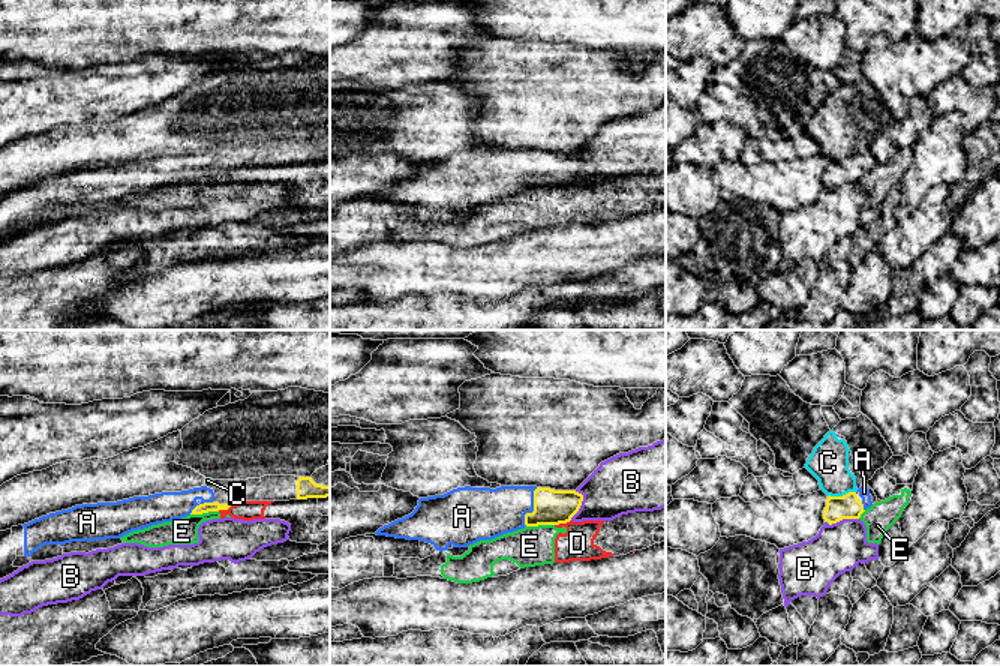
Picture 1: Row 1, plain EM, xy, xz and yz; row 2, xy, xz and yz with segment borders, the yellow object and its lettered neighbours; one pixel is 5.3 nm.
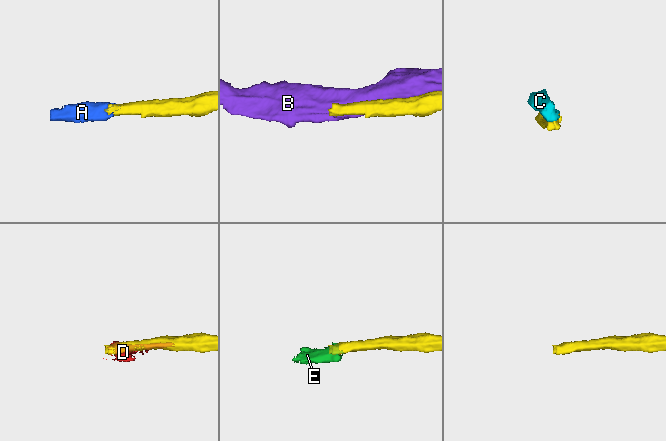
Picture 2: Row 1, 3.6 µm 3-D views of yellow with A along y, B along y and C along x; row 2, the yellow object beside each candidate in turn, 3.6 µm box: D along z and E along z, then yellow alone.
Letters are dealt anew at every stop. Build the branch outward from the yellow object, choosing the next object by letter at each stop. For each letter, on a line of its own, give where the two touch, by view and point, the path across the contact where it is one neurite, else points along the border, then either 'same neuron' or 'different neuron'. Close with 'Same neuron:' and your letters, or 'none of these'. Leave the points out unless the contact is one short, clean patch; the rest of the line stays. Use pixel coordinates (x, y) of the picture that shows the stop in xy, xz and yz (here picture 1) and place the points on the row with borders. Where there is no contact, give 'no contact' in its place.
A: xz (534, 509) | across xz (550, 507), (534, 509), (504, 509), (488, 513) | same neuron
B: xz (580, 504) | different neuron
C: yz (843, 495) | different neuron
D: xz (562, 522) | different neuron
E: xy (204, 512) | along xy (218, 510), (191, 515) | different neuron
Same neuron: A

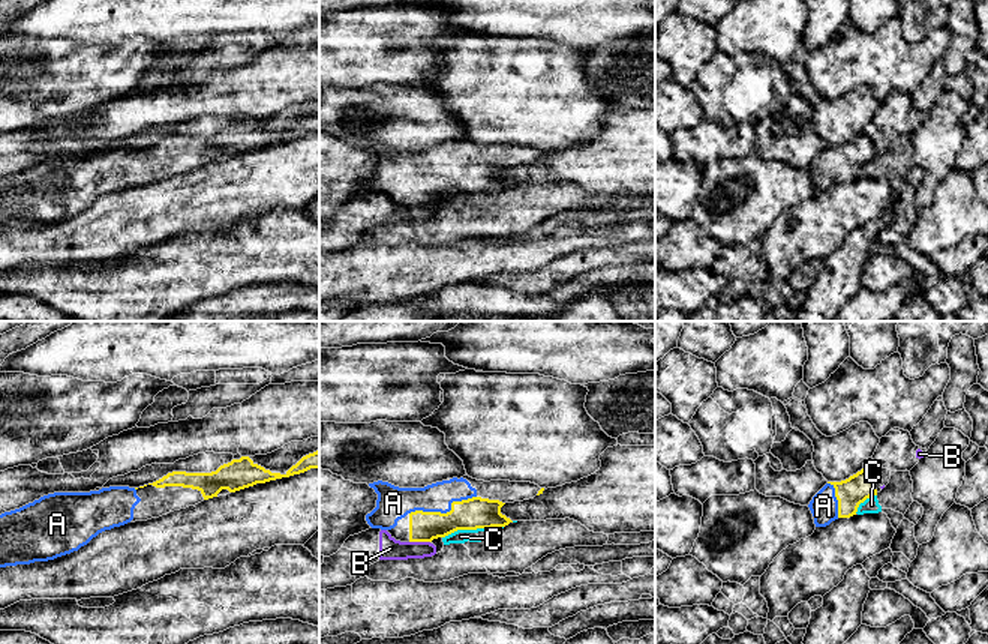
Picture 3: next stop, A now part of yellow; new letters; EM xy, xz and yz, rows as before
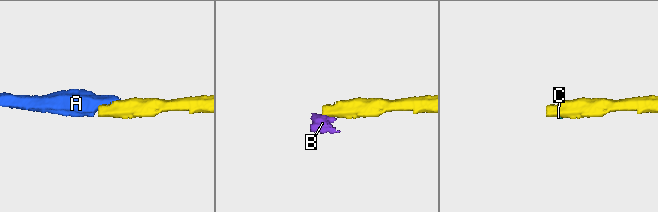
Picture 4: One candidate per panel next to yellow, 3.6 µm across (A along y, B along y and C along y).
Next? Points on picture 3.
A: xz (444, 514) | across xz (476, 512), (444, 514), (419, 502), (399, 502) | same neuron
B: xz (420, 541) | along xz (410, 541), (429, 542) | different neuron
C: xz (473, 529) | along xz (502, 526), (458, 529), (443, 538) | different neuron
Same neuron: A

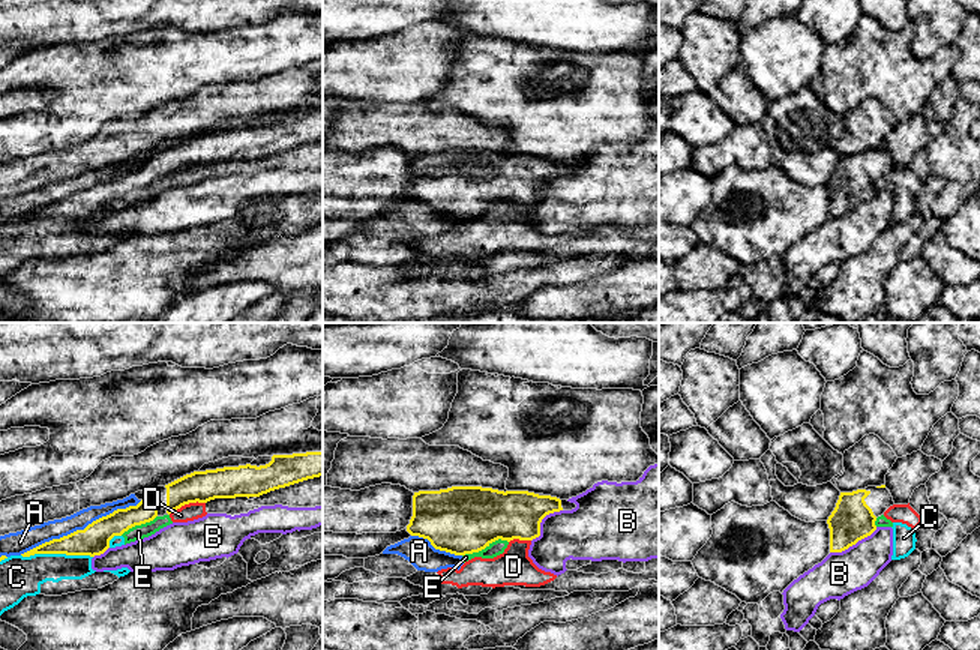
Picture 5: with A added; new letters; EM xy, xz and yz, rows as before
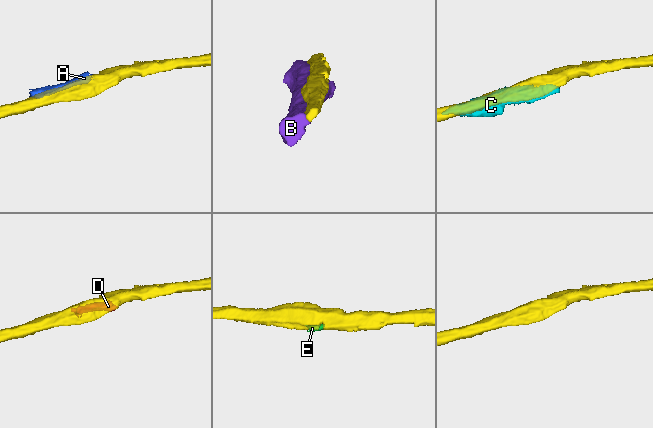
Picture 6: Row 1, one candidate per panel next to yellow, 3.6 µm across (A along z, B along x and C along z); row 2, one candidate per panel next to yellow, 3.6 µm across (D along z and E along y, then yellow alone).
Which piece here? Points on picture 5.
A: xy (80, 530) | different neuron
B: yz (853, 544) | different neuron
C: xy (57, 553) | different neuron
D: xy (186, 503) | along xy (204, 502), (189, 502), (168, 514) | different neuron
E: xz (485, 547) | along xz (508, 541), (497, 539), (477, 551), (462, 556) | different neuron
Same neuron: none of these

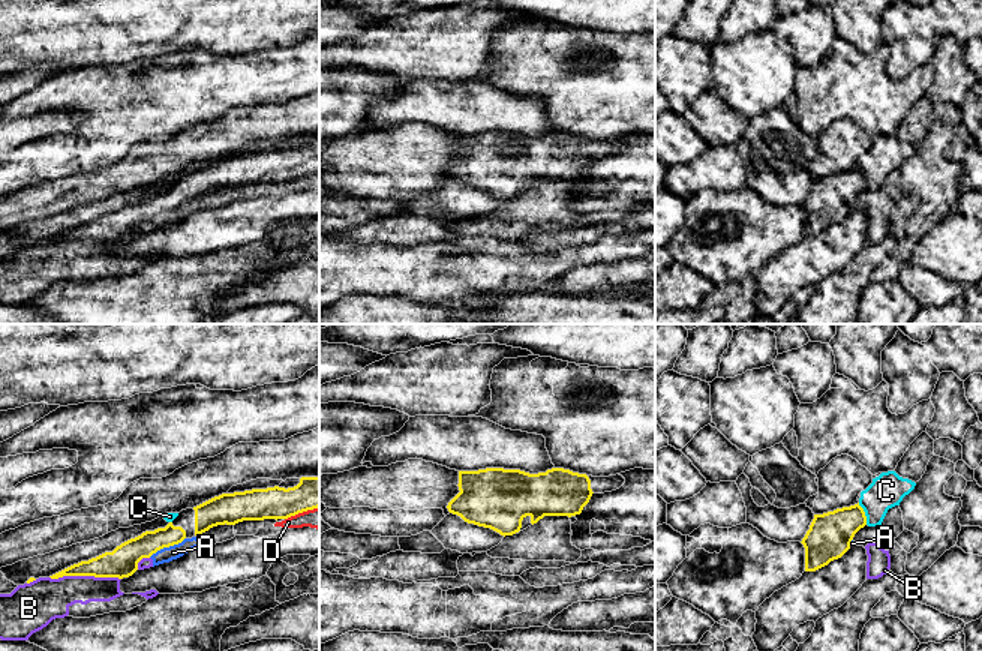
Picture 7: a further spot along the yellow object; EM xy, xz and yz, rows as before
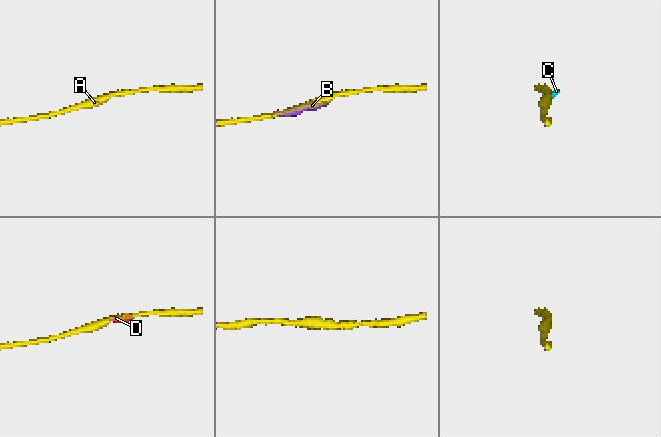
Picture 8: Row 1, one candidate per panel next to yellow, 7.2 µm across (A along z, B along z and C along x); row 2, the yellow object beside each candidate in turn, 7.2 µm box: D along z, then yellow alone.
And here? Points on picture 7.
A: xy (167, 546) | along xy (185, 537), (177, 543), (158, 549), (149, 557) | different neuron
B: xy (86, 575) | different neuron
C: yz (864, 513) | along yz (858, 503), (867, 524) | different neuron
D: xy (302, 512) | different neuron
Same neuron: none of these

